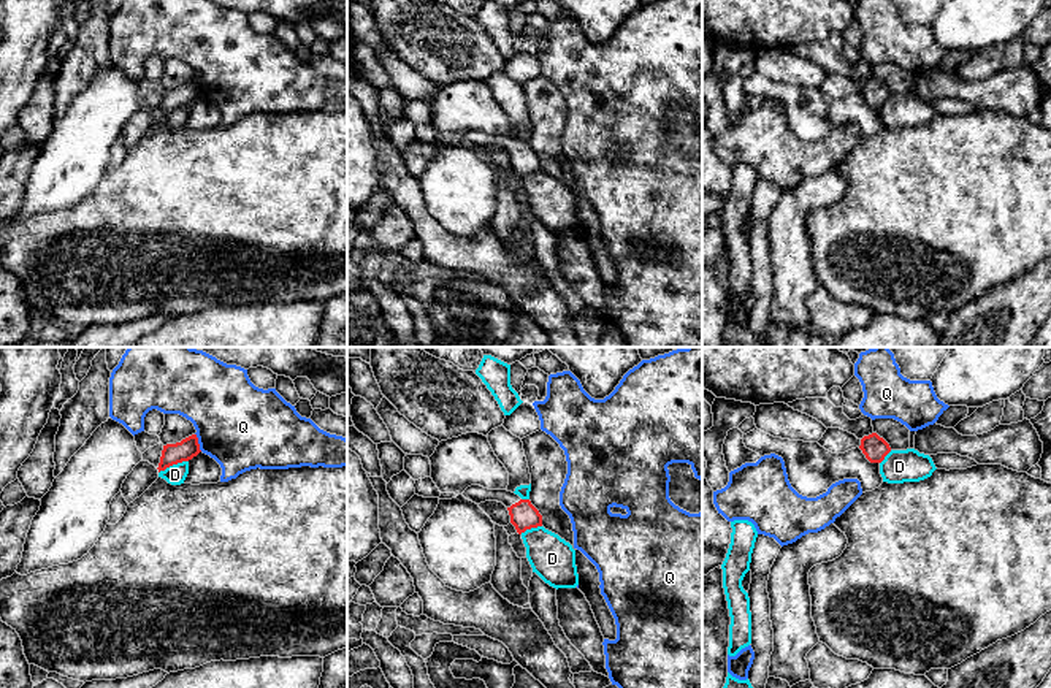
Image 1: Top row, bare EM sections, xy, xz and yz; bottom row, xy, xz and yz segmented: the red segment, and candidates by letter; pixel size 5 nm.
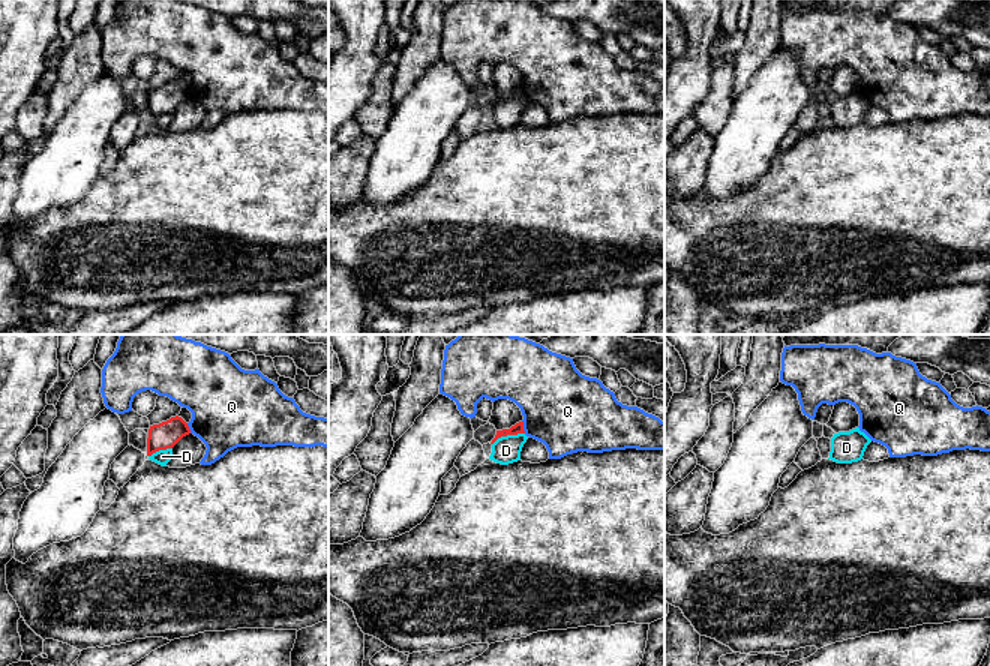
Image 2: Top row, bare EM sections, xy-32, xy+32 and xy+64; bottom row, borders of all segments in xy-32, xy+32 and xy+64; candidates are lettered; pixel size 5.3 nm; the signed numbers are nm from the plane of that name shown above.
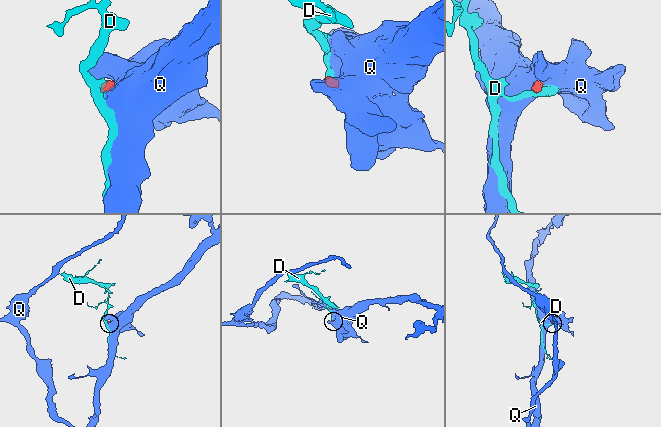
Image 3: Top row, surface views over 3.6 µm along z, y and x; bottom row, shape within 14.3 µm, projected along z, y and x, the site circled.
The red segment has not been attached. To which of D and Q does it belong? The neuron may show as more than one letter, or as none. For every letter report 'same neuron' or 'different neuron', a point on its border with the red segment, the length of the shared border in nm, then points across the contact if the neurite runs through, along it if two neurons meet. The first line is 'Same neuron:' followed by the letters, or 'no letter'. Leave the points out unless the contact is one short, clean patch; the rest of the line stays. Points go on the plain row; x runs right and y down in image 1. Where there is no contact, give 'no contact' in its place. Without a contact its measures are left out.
Same neuron: no letter
D: different neuron | xy (173, 108) | 170 nm | along xy (187, 105), (173, 108), (159, 118)
Q: different neuron | xy (197, 87) | 100 nm | along xy (195, 78), (202, 95)

